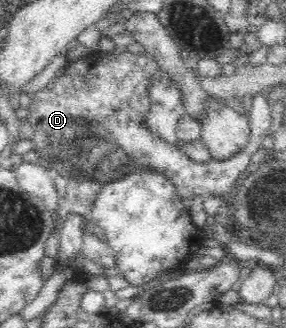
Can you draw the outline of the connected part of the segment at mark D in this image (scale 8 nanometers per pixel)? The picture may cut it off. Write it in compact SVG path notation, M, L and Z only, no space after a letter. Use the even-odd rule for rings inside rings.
M98 50L86 54L76 62L67 61L62 67L46 88L32 96L27 108L26 121L32 132L31 150L38 154L43 164L50 164L51 172L64 176L66 180L92 179L104 186L107 182L122 178L134 169L150 169L166 175L181 198L192 199L196 194L202 194L204 198L212 194L222 194L225 200L230 200L238 177L251 167L250 158L263 148L262 141L270 131L270 105L264 95L268 92L266 89L253 98L249 116L250 132L246 146L226 160L213 159L205 165L195 163L180 146L163 141L147 127L145 118L150 108L148 90L153 81L163 74L150 53L135 54L128 50L123 53L118 53L116 50L108 53Z

